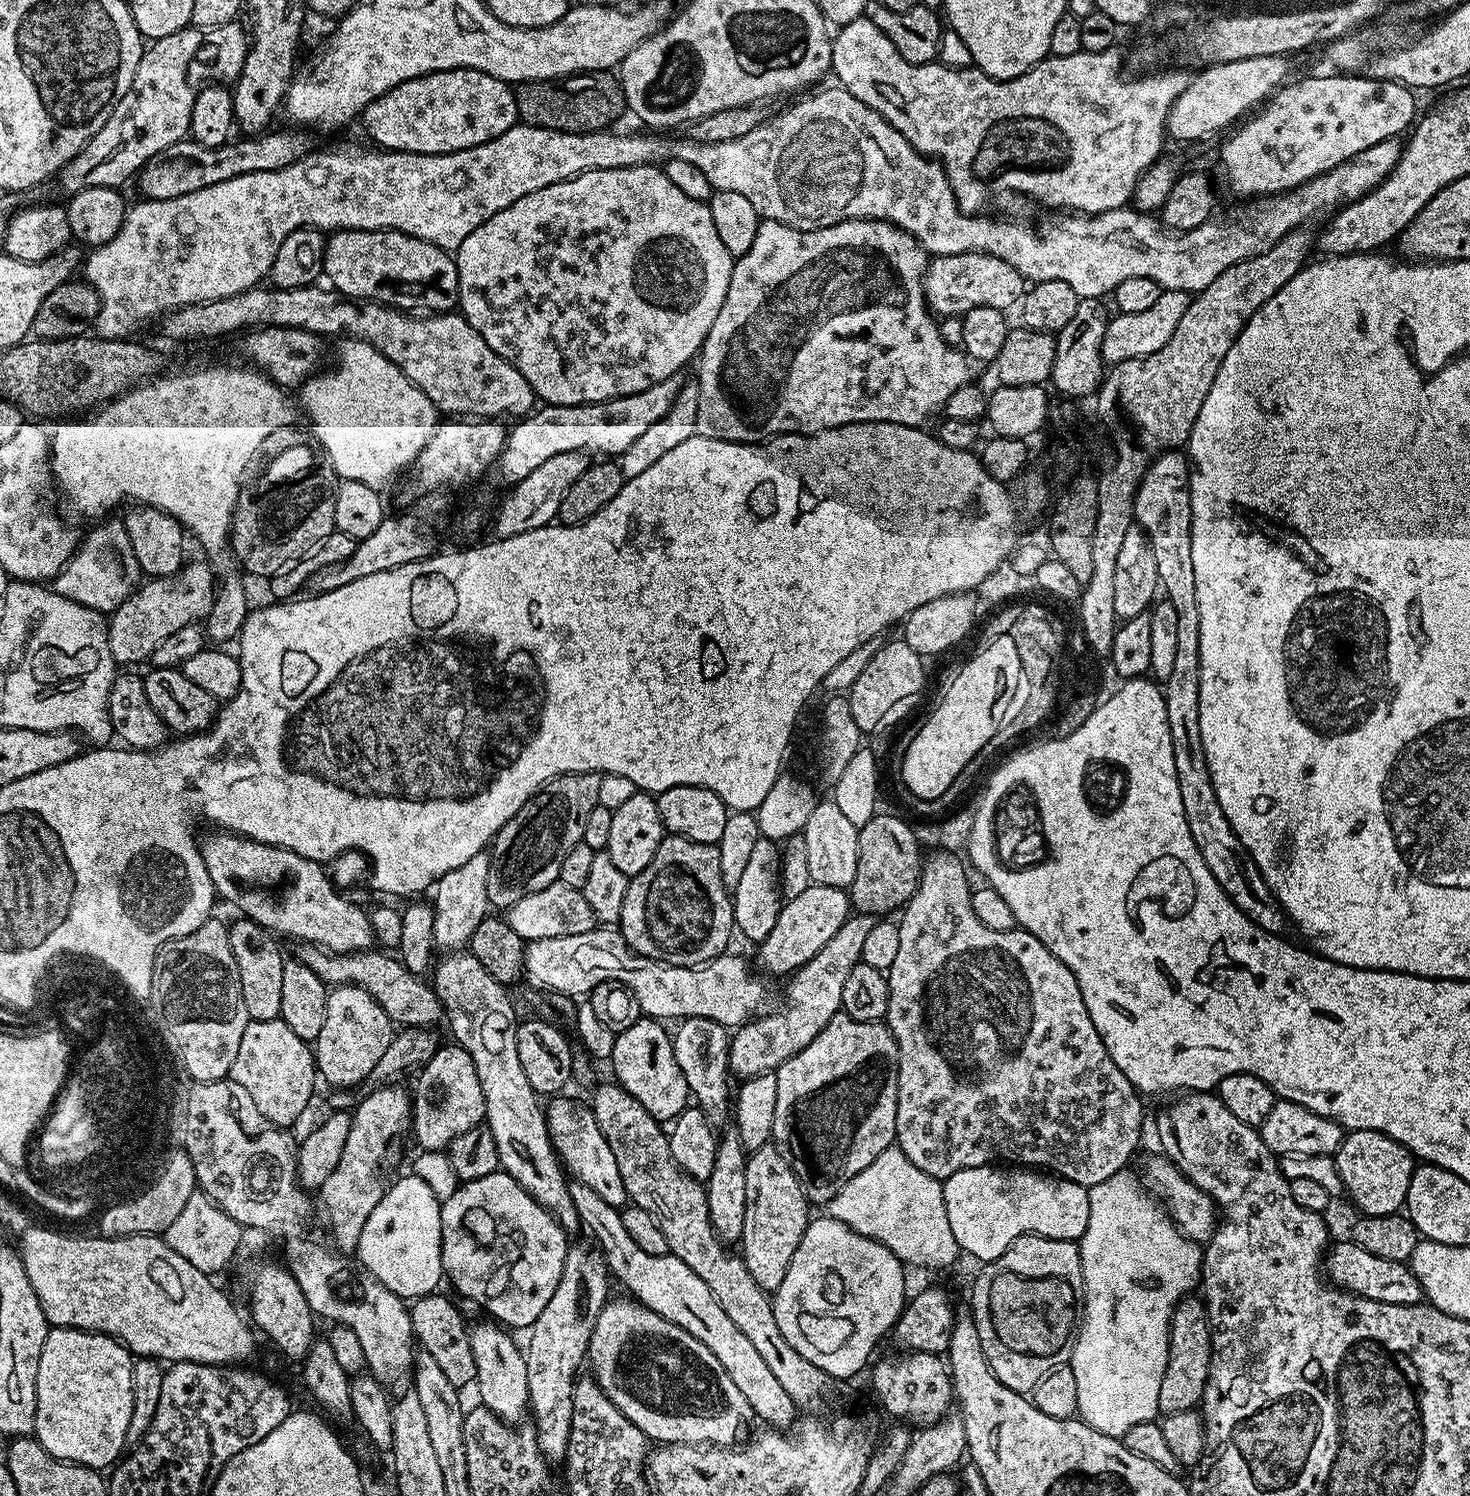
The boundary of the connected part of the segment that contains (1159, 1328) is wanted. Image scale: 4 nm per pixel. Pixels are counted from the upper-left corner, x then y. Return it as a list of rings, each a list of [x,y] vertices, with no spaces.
[[[1125,1170],[1106,1178],[1106,1182],[1096,1184],[1088,1189],[1090,1198],[1090,1222],[1086,1226],[1086,1234],[1079,1240],[1080,1261],[1082,1262],[1082,1278],[1084,1284],[1082,1292],[1082,1323],[1075,1334],[1076,1345],[1072,1348],[1070,1363],[1074,1370],[1074,1378],[1078,1385],[1078,1416],[1084,1423],[1094,1430],[1098,1430],[1107,1436],[1122,1438],[1130,1426],[1138,1426],[1138,1422],[1147,1420],[1155,1421],[1160,1407],[1158,1406],[1158,1386],[1162,1386],[1162,1374],[1166,1370],[1168,1361],[1168,1331],[1172,1321],[1172,1311],[1176,1309],[1178,1301],[1184,1299],[1193,1291],[1192,1288],[1201,1283],[1202,1269],[1204,1267],[1204,1253],[1201,1245],[1194,1240],[1188,1240],[1183,1236],[1175,1222],[1163,1207],[1152,1208],[1154,1200],[1146,1191],[1145,1185],[1139,1179],[1131,1176],[1131,1171]]]

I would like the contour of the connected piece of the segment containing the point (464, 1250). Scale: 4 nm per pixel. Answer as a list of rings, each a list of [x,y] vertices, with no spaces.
[[[497,1170],[486,1178],[466,1180],[440,1205],[444,1276],[465,1296],[481,1304],[493,1321],[509,1329],[528,1330],[554,1295],[570,1245],[569,1233],[510,1174]]]

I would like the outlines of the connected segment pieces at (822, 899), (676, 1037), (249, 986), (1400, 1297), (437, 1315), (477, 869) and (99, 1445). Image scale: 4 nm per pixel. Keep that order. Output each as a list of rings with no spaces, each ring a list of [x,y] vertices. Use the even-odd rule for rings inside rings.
[[[811,883],[802,894],[793,900],[783,901],[783,908],[778,914],[774,928],[770,930],[769,936],[758,944],[761,966],[772,976],[785,975],[784,977],[787,977],[796,972],[803,964],[810,962],[810,958],[814,958],[814,954],[818,954],[818,950],[822,950],[822,946],[826,946],[826,942],[830,942],[830,938],[834,938],[834,934],[838,934],[838,930],[842,930],[842,926],[847,922],[849,915],[850,896],[845,889]]]
[[[689,1016],[675,1025],[671,1033],[674,1059],[686,1077],[686,1086],[694,1101],[695,1107],[706,1114],[706,1118],[714,1126],[724,1126],[730,1120],[730,1094],[728,1098],[728,1045],[729,1029],[710,1018],[694,1018]],[[676,1028],[676,1032],[675,1032]],[[728,1120],[728,1121],[727,1121]]]
[[[236,918],[228,924],[230,950],[238,962],[238,978],[242,982],[242,1002],[246,1002],[249,1020],[274,1020],[282,1006],[282,966],[285,953],[280,953],[281,941],[261,924],[247,918]],[[280,943],[280,944],[279,944]]]
[[[1347,1240],[1335,1244],[1325,1253],[1324,1272],[1329,1281],[1344,1291],[1371,1301],[1389,1302],[1390,1305],[1419,1304],[1424,1295],[1417,1276],[1406,1262],[1380,1258],[1368,1252],[1359,1243]]]
[[[441,1294],[417,1296],[411,1301],[412,1335],[415,1341],[435,1359],[439,1369],[446,1374],[447,1381],[454,1387],[464,1390],[476,1383],[476,1367],[474,1366],[474,1341],[468,1336],[469,1325],[464,1324],[464,1316],[456,1309],[452,1300]]]
[[[483,851],[474,854],[470,862],[462,862],[458,870],[450,870],[435,881],[434,942],[437,949],[464,950],[471,945],[474,930],[478,930],[478,922],[482,922],[490,912],[486,894],[486,874],[490,874],[490,855]]]
[[[49,1327],[38,1363],[34,1439],[56,1460],[84,1464],[97,1470],[111,1469],[121,1459],[128,1444],[130,1414],[134,1410],[133,1363],[132,1353],[113,1336],[83,1332],[81,1328]]]

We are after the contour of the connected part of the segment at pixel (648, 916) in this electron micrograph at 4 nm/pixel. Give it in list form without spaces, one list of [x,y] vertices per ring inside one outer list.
[[[671,834],[665,835],[663,842],[658,846],[658,854],[654,854],[654,858],[650,858],[650,866],[646,866],[646,870],[642,870],[642,874],[629,879],[626,898],[622,902],[622,914],[618,927],[620,933],[626,938],[626,942],[635,952],[651,960],[660,960],[663,964],[686,966],[687,964],[704,964],[707,960],[713,960],[716,956],[723,956],[729,951],[728,939],[731,938],[732,934],[734,935],[733,897],[730,895],[730,889],[722,882],[722,866],[718,862],[719,853],[720,850],[717,845],[694,842]]]

